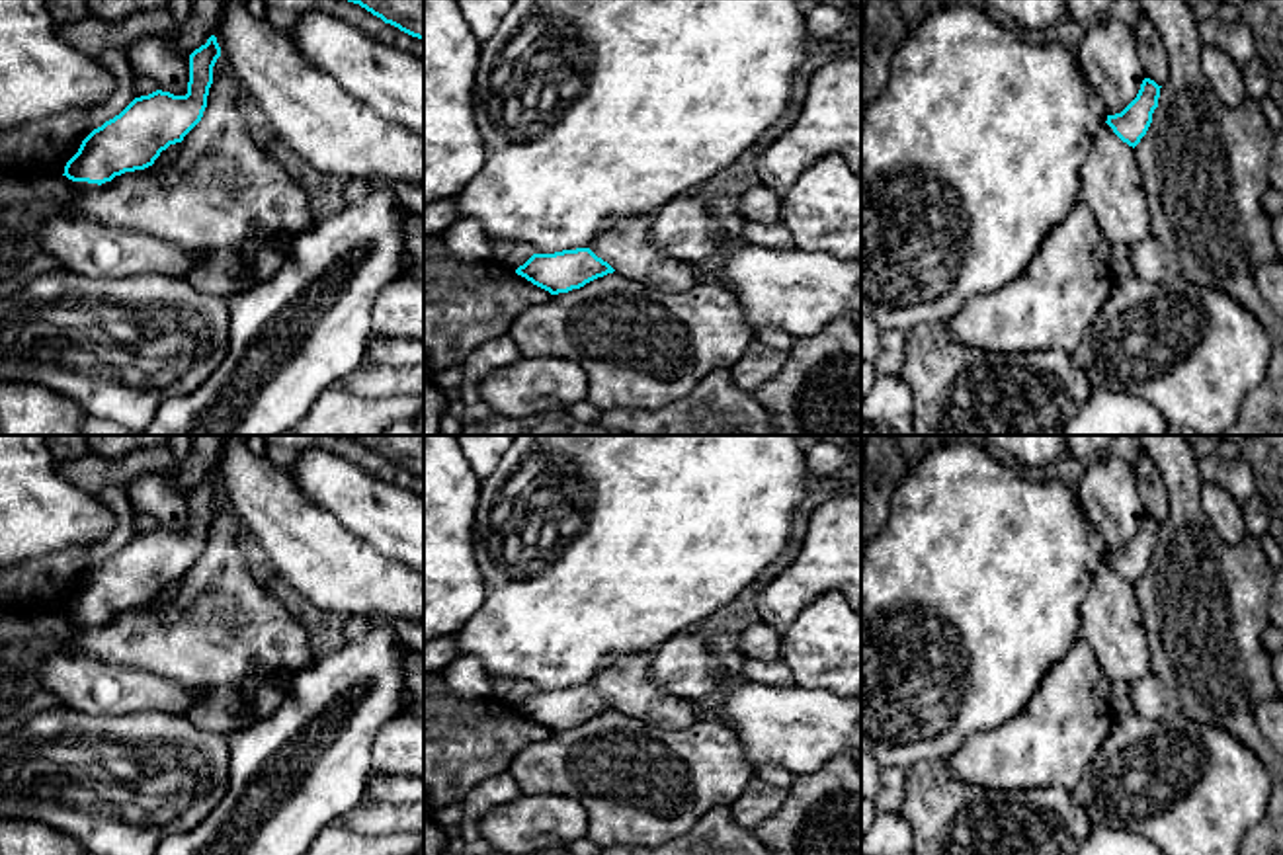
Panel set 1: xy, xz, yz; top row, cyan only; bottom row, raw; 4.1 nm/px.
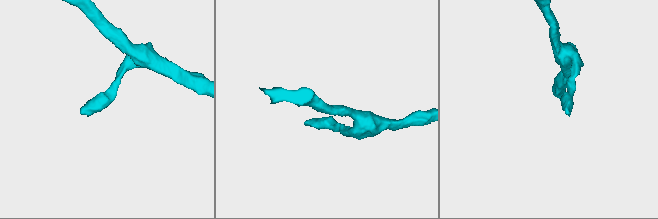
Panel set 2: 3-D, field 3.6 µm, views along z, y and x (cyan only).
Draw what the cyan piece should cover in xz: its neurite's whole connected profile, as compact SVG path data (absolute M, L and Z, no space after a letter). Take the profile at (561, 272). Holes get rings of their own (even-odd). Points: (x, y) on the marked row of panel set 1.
M590 248L533 254L516 269L517 275L549 291L551 295L580 289L586 283L613 271L615 269L598 258Z

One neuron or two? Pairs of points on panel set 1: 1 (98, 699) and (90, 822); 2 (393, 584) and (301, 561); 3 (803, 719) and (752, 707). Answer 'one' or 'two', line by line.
1: two
2: one
3: one

